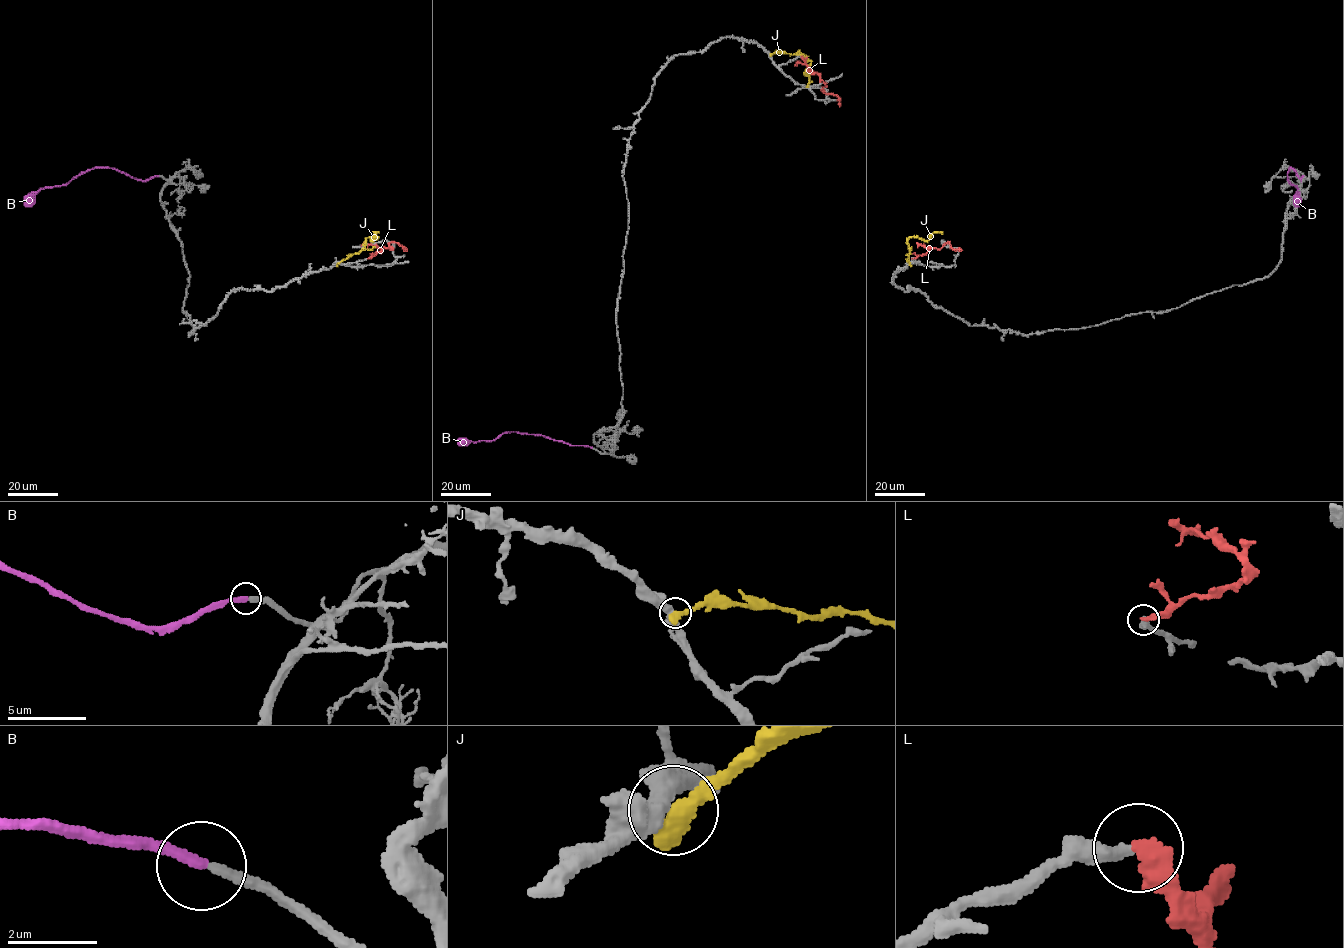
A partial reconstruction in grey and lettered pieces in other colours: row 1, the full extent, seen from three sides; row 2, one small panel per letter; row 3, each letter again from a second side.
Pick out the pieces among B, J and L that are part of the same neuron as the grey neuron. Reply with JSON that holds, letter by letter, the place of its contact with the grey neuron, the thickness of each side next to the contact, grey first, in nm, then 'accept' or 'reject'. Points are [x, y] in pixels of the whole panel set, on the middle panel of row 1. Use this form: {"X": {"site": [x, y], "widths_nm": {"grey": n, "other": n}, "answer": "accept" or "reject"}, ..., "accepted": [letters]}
{"B": {"site": [591, 447], "widths_nm": {"grey": 240, "other": 280}, "answer": "accept"}, "J": {"site": [770, 54], "widths_nm": {"grey": 360, "other": 480}, "answer": "reject"}, "L": {"site": [801, 56], "widths_nm": {"grey": 320, "other": 400}, "answer": "reject"}, "accepted": ["B"]}

